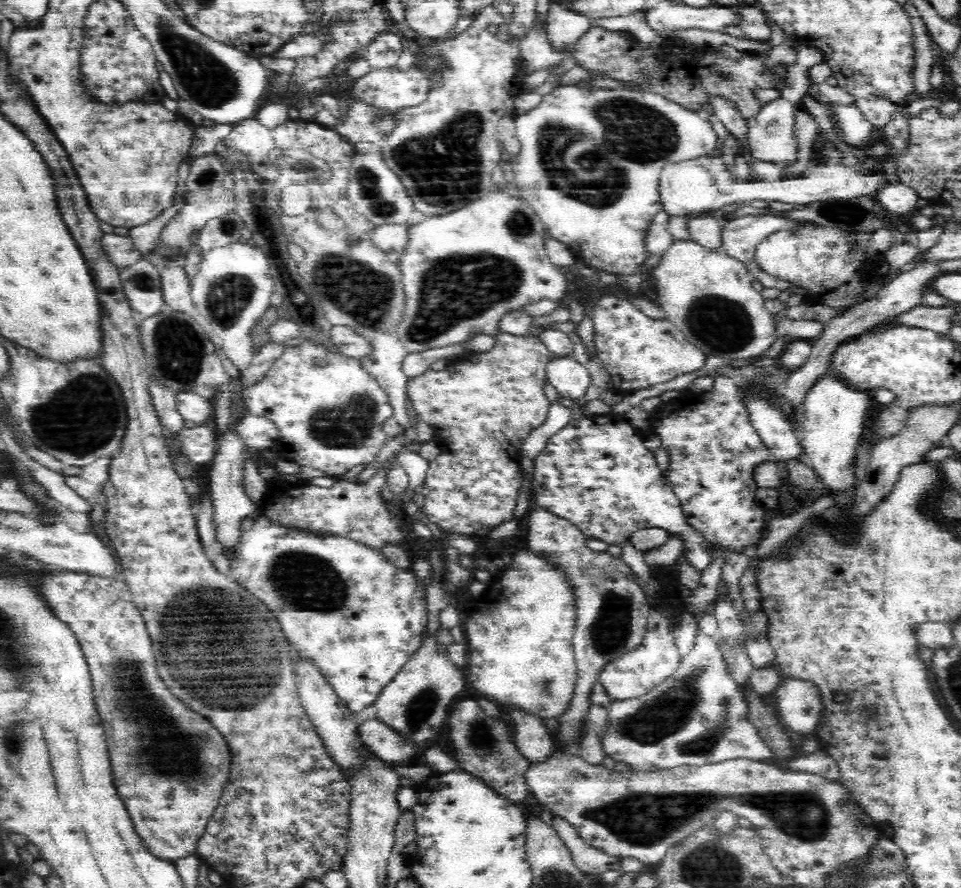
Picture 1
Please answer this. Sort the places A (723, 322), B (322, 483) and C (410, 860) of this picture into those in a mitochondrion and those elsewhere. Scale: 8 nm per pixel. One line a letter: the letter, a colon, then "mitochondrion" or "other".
A: mitochondrion
B: other
C: other

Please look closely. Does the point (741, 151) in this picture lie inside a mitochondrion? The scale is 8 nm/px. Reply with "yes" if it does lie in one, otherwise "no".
no

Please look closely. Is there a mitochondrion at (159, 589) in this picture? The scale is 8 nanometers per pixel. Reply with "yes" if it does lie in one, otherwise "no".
no

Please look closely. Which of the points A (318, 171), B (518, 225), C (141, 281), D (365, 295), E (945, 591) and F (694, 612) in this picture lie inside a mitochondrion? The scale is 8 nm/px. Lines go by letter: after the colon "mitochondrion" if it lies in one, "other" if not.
A: other
B: mitochondrion
C: mitochondrion
D: mitochondrion
E: other
F: other

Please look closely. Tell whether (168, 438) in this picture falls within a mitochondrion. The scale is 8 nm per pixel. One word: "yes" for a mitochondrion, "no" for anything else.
no

